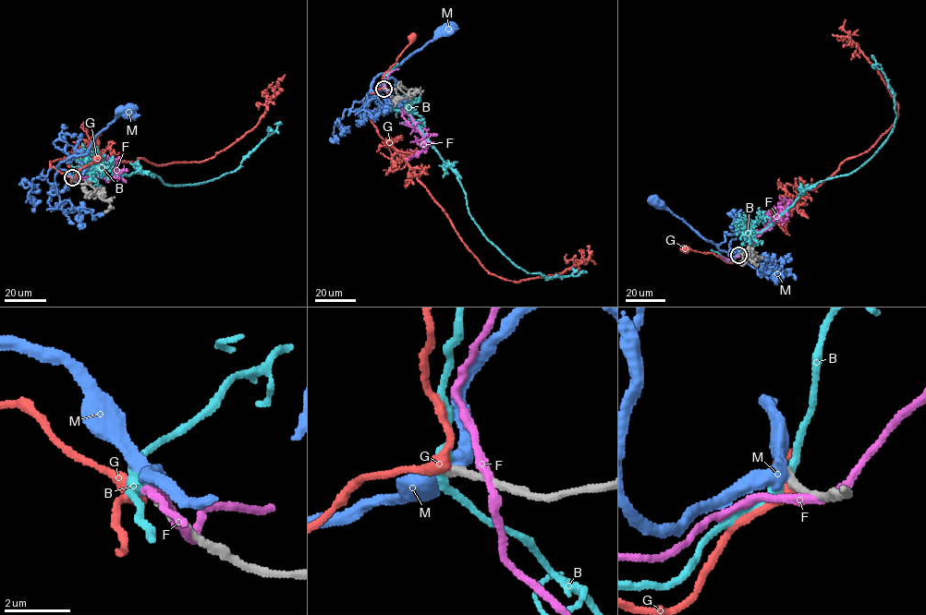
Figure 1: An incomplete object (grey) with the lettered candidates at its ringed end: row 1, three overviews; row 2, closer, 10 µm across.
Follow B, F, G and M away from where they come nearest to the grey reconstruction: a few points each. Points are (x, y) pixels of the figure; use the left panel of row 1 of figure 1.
B: (72, 177), (86, 169), (107, 177), (140, 170), (168, 186), (205, 182), (234, 172), (280, 121)
F: (75, 181), (117, 175), (116, 166), (106, 161), (120, 156)
G: (72, 178), (71, 182), (83, 166), (97, 158)
M: (72, 177), (59, 167), (59, 163), (86, 153), (99, 132), (132, 108)

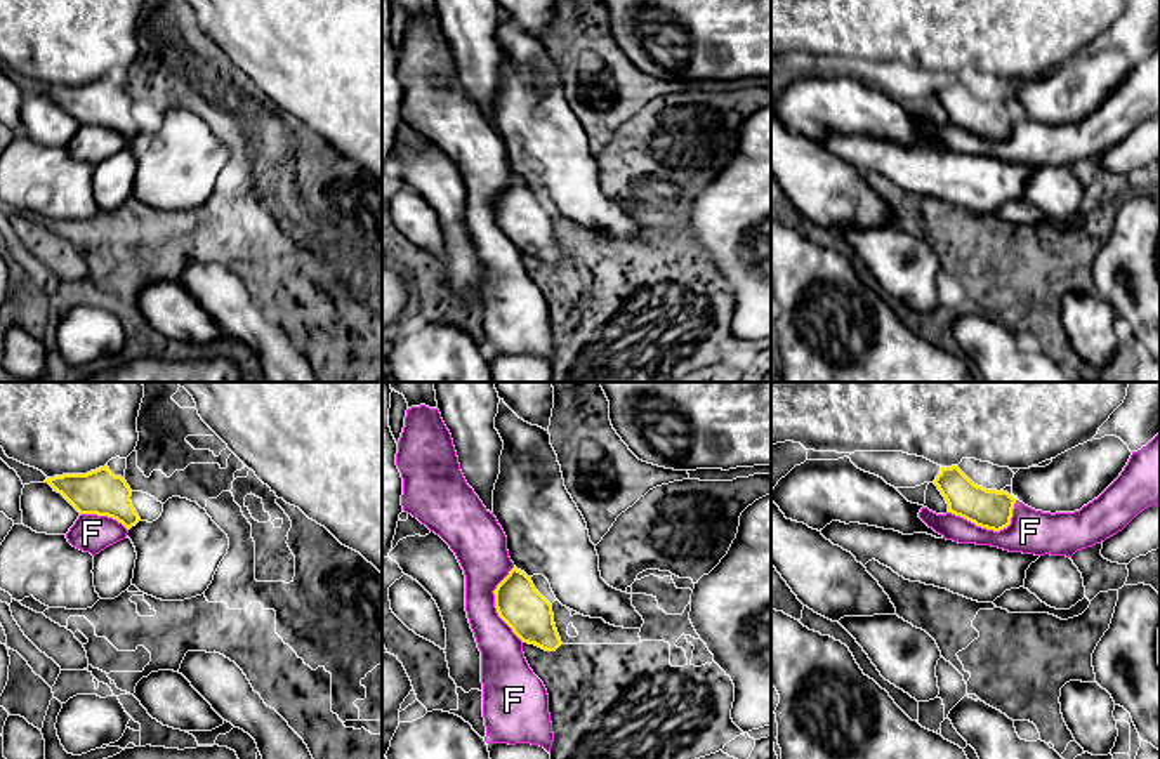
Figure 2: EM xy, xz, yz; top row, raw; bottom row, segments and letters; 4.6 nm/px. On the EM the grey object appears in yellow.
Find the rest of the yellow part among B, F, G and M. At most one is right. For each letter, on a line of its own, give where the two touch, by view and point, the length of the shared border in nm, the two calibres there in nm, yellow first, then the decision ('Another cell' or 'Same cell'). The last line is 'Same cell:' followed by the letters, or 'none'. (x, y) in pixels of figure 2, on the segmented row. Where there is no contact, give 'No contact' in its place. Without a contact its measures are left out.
B: No contact. Another cell
F: Touches yellow at yz (990, 528). Shared border 320 nm. Thickness 180 nm (yellow) against 200 nm. Another cell
G: No contact. Another cell
M: No contact. Same cell
Same cell: M

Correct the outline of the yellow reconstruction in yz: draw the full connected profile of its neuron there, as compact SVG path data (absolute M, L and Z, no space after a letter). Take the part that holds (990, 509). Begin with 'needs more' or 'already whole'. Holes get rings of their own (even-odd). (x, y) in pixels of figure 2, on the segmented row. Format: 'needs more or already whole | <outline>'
already whole | M959 465L941 467L933 483L945 497L948 512L993 531L1011 525L1016 498L1004 490L974 485Z

